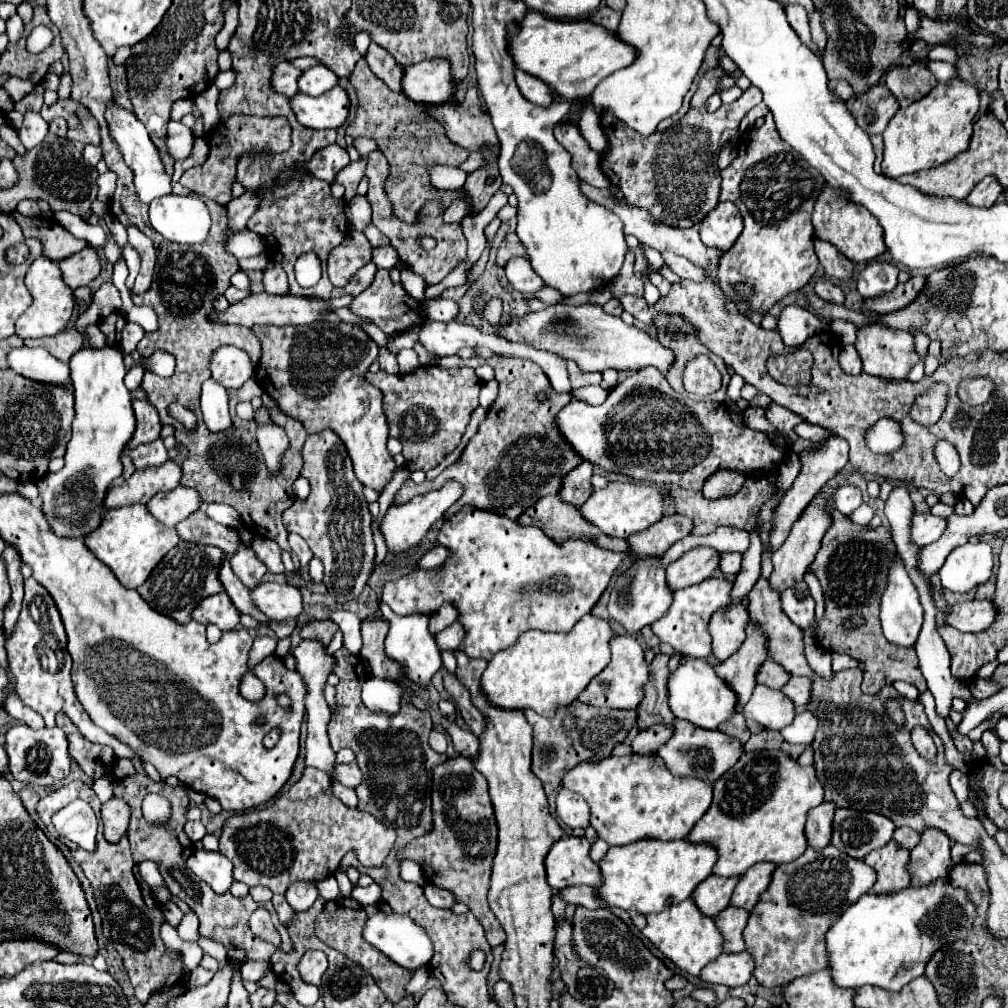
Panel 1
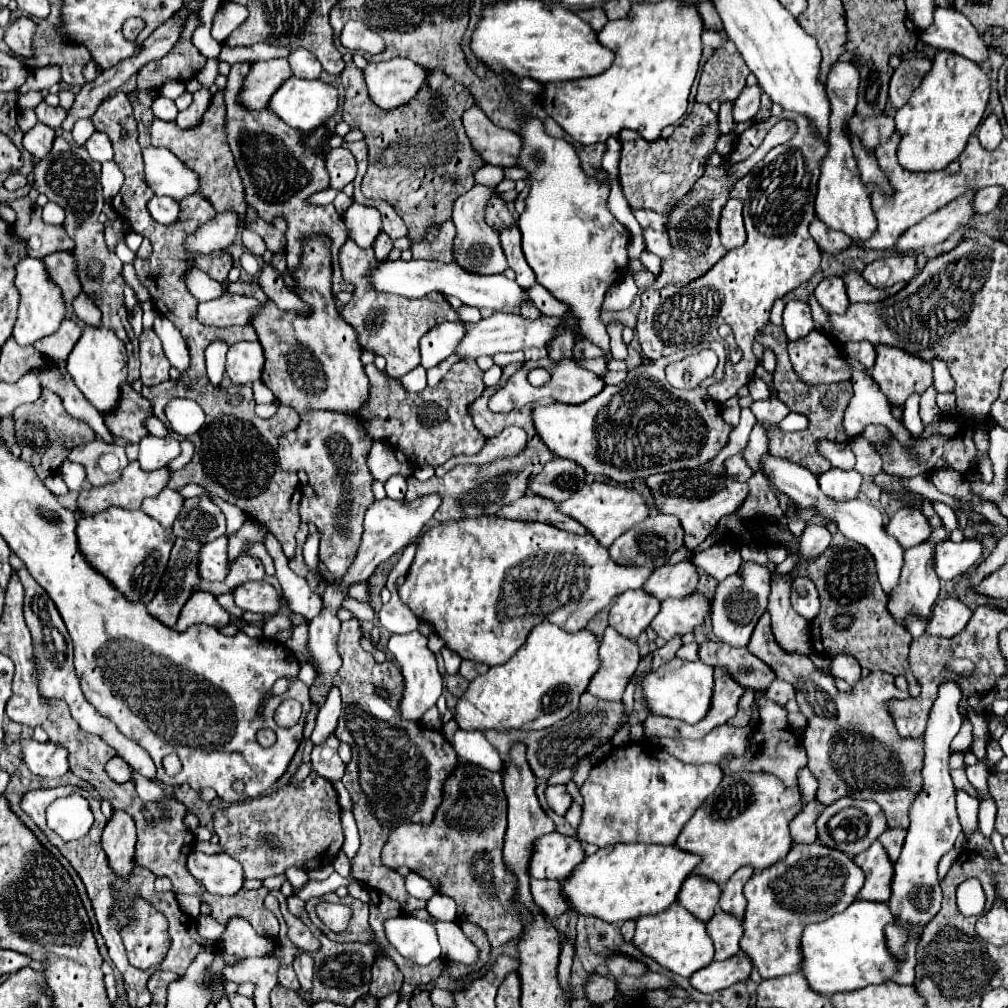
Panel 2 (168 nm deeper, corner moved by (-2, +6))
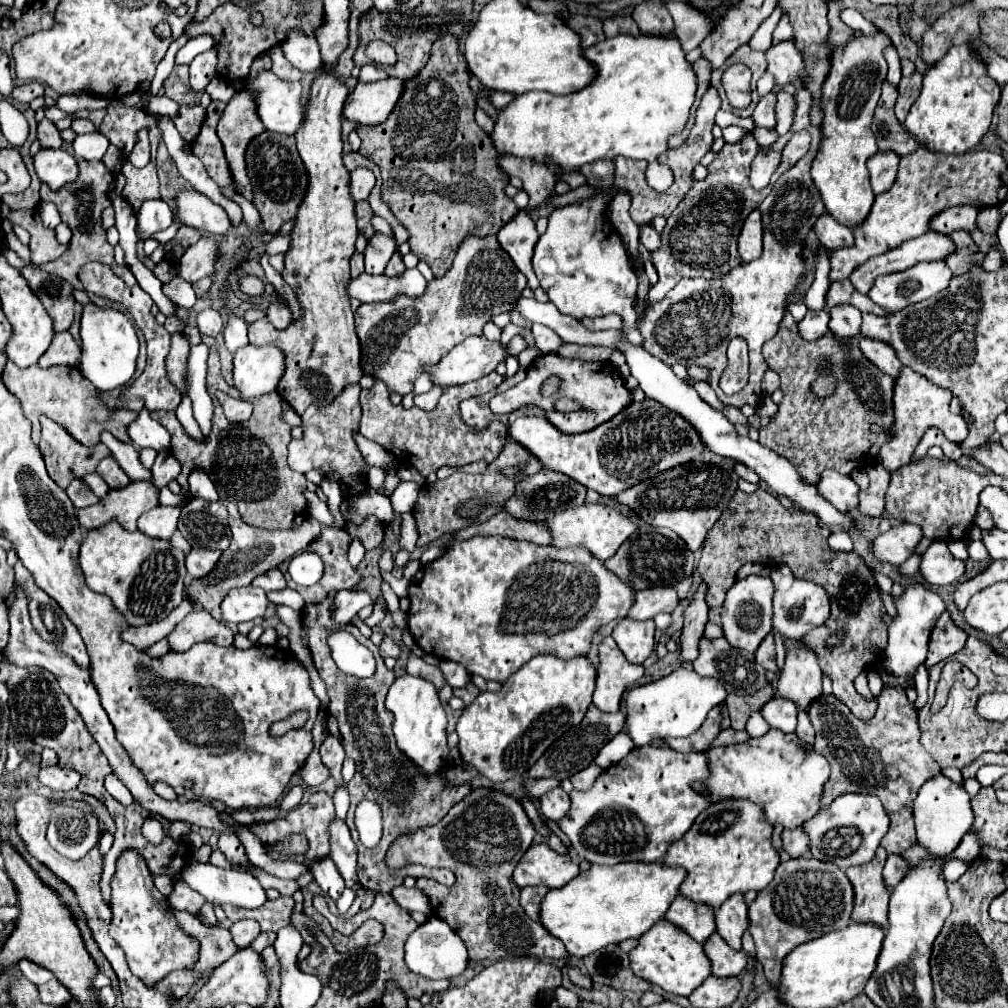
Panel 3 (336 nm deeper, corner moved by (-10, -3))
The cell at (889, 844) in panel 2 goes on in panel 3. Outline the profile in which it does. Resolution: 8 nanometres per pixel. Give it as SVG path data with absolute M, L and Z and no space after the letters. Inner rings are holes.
M890 855L886 865L884 865L884 881L886 881L886 887L888 891L892 891L902 879L904 879L904 871L906 871L908 863L900 857L900 855Z

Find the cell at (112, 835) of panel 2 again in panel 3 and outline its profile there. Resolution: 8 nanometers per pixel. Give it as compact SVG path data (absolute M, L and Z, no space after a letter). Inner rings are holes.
M122 853L118 859L118 873L112 881L110 909L114 915L110 935L114 935L116 943L124 949L130 971L148 987L154 987L170 971L192 969L198 963L200 941L182 931L168 899L154 887L152 873L146 869L146 863L138 857L138 853Z

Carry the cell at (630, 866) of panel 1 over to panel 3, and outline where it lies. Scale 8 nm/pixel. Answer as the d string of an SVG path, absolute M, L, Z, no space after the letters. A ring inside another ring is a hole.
M618 863L612 867L592 865L588 871L574 877L560 889L550 889L540 903L542 927L560 939L572 957L586 957L606 945L620 943L624 939L640 939L654 923L658 923L668 911L670 903L678 895L680 883L686 877L682 867L662 867L660 863Z

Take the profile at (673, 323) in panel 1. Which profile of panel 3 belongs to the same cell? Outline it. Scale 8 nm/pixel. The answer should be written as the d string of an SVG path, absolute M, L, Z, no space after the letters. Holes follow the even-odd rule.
M798 89L794 93L796 109L794 109L794 123L790 133L806 129L812 135L810 151L792 167L788 169L780 181L776 183L774 191L762 201L760 213L762 223L766 229L764 235L764 253L760 259L750 263L742 263L736 269L728 271L716 279L680 279L664 299L652 303L642 319L638 321L638 329L644 337L642 347L658 357L668 365L700 365L708 369L708 385L716 391L718 399L724 405L750 405L758 407L762 403L762 389L760 381L768 369L762 357L762 345L778 333L778 323L782 321L784 309L788 305L788 297L792 295L794 287L802 281L802 239L814 227L814 221L824 213L824 203L818 195L810 179L810 165L822 141L822 129L812 127L808 119L810 109L810 93L806 89ZM744 337L750 351L750 381L738 395L724 395L718 387L718 377L722 373L722 363L726 359L726 347L730 339Z

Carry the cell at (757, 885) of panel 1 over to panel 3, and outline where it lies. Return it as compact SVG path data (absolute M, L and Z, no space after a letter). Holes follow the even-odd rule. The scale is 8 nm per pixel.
M734 893L720 909L716 909L716 933L732 947L742 949L742 935L748 927L748 907L742 893Z

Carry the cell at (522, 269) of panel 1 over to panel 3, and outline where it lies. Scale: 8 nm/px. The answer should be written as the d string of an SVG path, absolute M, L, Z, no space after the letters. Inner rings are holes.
M520 209L514 215L514 219L498 231L496 237L498 237L500 247L510 255L510 259L520 269L520 273L526 275L528 287L536 289L538 279L532 269L532 253L540 235L536 231L536 223L530 217L530 213L526 209Z

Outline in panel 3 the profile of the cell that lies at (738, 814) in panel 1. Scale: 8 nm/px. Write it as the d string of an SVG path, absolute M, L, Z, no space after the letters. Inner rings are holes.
M750 801L712 803L686 835L670 845L664 865L686 869L688 875L680 885L682 897L718 909L730 895L762 891L770 883L780 865L780 855L772 849L772 829L762 821L762 809L750 805Z

